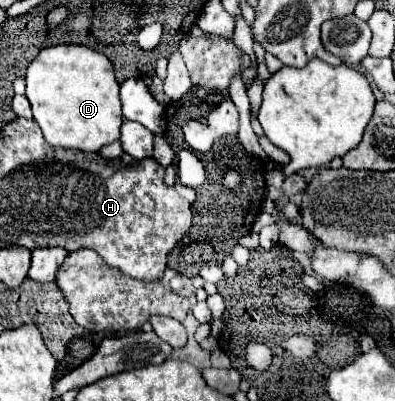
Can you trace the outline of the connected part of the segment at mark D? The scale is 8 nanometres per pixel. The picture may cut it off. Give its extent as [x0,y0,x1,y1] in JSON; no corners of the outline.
[26,44,122,152]

